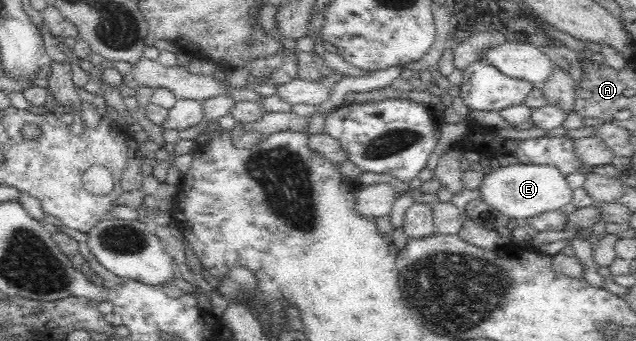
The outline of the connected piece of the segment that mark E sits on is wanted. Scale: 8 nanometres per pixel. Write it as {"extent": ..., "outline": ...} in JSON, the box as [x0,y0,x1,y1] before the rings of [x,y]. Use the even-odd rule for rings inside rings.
{"extent":[479,163,575,221],"outline":[[[548,163],[522,164],[506,167],[500,166],[484,177],[479,187],[481,199],[491,207],[501,211],[507,218],[518,218],[526,221],[528,218],[536,217],[547,211],[559,211],[568,206],[574,199],[575,190],[569,187],[566,175],[559,171],[558,167]]]}

